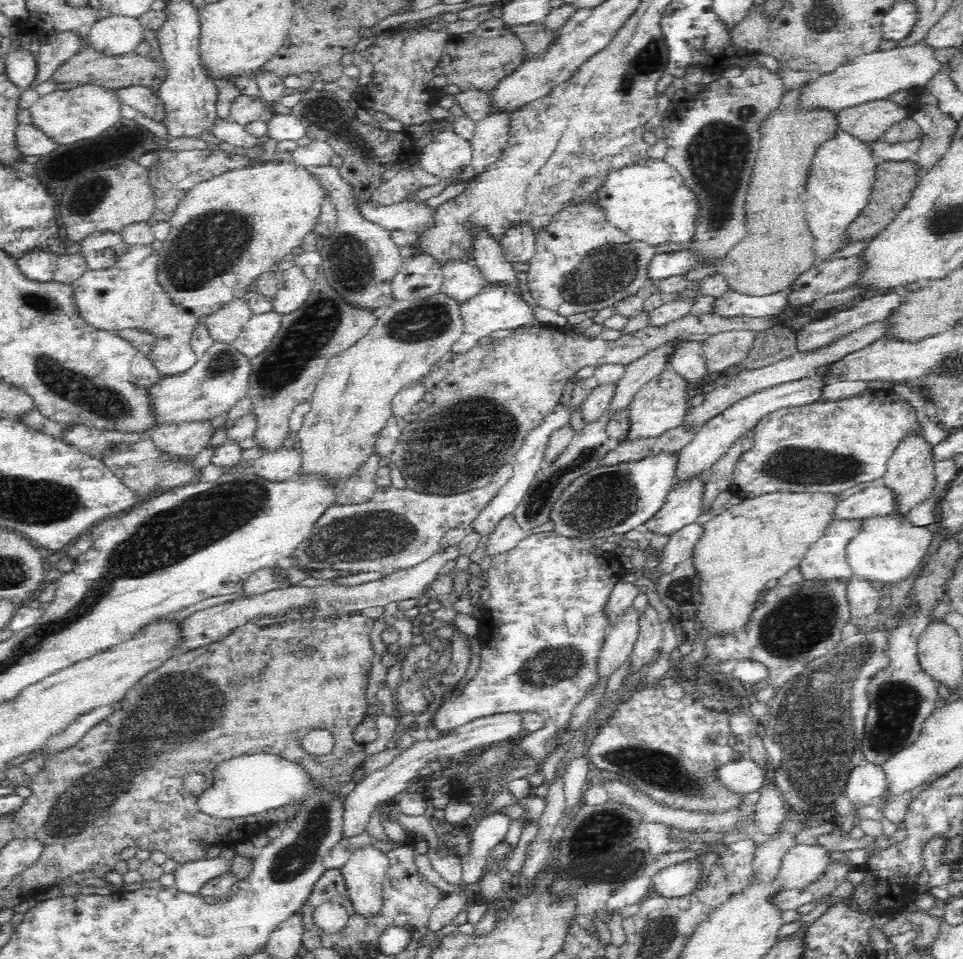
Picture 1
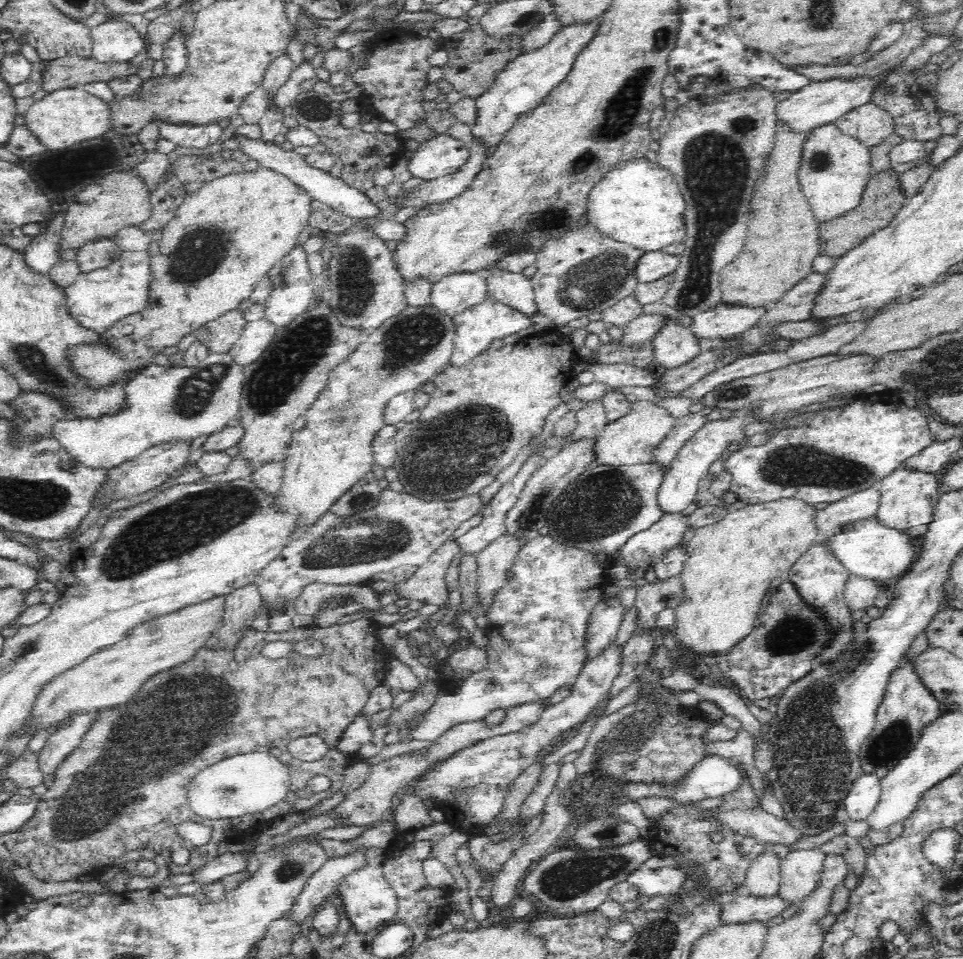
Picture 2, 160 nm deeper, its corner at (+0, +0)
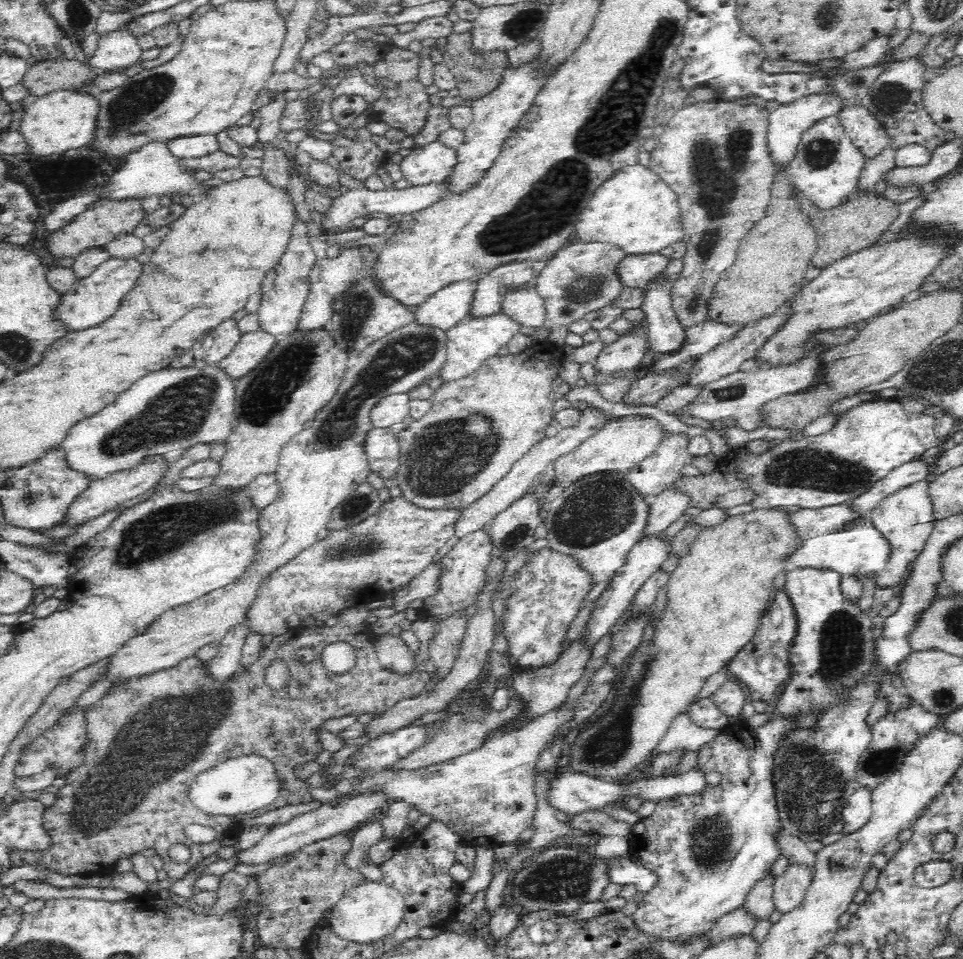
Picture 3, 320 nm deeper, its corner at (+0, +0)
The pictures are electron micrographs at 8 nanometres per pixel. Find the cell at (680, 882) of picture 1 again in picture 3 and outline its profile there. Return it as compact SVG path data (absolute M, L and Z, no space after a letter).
M635 859L626 860L610 860L610 882L616 884L634 884L638 892L648 894L656 888L656 884L660 882L660 877L652 871L644 867Z

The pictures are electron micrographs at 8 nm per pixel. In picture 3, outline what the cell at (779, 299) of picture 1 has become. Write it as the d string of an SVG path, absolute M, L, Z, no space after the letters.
M708 320L700 324L694 324L686 330L686 342L682 344L680 352L670 357L658 357L652 366L651 372L664 372L670 368L676 368L680 364L711 352L719 344L731 340L738 332L741 332L747 324L725 324L716 320Z

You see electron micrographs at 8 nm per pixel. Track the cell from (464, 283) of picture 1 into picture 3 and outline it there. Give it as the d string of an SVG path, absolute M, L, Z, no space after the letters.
M476 280L448 283L415 308L415 318L421 324L448 331L448 328L456 326L462 318L471 314L476 291Z

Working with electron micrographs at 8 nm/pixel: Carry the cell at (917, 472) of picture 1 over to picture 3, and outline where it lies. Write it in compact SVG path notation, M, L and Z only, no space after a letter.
M926 479L908 483L880 499L880 502L877 502L871 510L869 519L892 545L892 554L890 554L890 560L886 562L887 566L871 576L876 586L894 588L902 584L901 582L908 578L911 571L911 562L924 548L923 542L929 536L928 528L936 520L934 503L928 493L930 483L931 481L926 481Z

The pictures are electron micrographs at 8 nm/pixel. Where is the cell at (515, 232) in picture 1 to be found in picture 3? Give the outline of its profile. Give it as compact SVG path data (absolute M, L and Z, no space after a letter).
M510 261L476 279L477 291L470 316L490 316L502 310L502 294L510 288L520 288L534 280L533 261Z

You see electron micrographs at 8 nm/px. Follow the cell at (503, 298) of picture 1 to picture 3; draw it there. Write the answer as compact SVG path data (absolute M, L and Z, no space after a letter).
M500 312L490 316L466 316L456 326L448 328L447 331L447 362L442 368L440 377L446 379L459 379L464 375L472 374L482 366L484 360L498 355L498 351L506 346L513 337L520 335L520 328L523 328L516 320Z

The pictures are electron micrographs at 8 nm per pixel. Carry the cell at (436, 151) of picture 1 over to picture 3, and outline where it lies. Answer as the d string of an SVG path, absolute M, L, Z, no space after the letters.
M442 141L415 146L411 153L403 158L400 169L404 173L404 178L410 181L410 186L444 181L454 172L454 168L458 164L458 151L456 150L456 147L444 145Z

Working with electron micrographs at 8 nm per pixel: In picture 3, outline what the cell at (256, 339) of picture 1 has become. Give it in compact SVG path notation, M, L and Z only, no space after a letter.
M260 328L256 332L244 332L235 348L219 364L235 379L254 370L274 348L279 338Z

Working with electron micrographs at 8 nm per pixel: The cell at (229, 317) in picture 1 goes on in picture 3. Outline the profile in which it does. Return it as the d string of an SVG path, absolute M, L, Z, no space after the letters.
M228 318L216 328L212 328L208 334L200 336L191 349L194 359L207 363L220 363L232 350L242 337L236 318Z

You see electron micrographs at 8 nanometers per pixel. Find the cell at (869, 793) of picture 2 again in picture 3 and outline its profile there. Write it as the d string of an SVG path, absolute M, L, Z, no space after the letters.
M857 786L853 794L849 796L848 802L841 810L841 819L837 820L832 827L828 828L830 833L843 833L844 835L861 830L872 815L873 791L868 786Z

